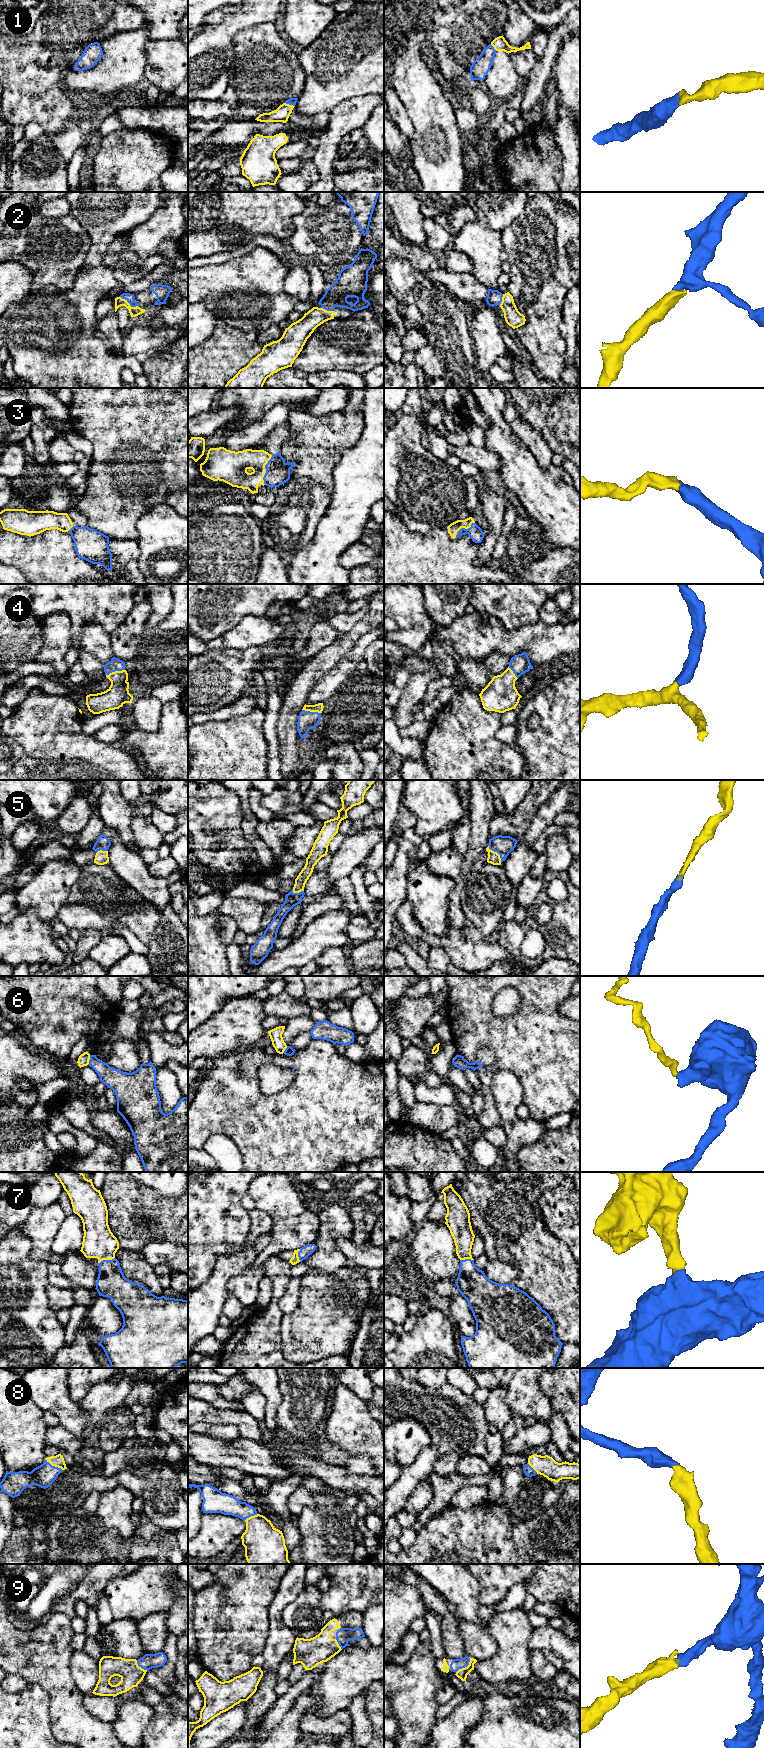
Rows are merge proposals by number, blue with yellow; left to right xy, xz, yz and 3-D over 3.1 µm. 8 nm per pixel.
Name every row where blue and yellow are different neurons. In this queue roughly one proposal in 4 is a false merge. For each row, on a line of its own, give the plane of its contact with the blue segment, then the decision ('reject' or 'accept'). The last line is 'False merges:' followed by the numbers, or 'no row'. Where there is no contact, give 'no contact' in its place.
1: xz | accept
2: xy | accept
3: xz | accept
4: xy | accept
5: yz | accept
6: xy | reject
7: xy | accept
8: xy | accept
9: yz | accept
False merges: 6

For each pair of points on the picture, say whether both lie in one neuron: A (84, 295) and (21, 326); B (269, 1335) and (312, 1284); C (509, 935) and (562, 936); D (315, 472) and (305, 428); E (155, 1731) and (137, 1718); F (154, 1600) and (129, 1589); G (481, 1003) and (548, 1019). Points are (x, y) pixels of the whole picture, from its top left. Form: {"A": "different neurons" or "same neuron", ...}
{"A": "same neuron", "B": "different neurons", "C": "same neuron", "D": "same neuron", "E": "different neurons", "F": "same neuron", "G": "same neuron"}

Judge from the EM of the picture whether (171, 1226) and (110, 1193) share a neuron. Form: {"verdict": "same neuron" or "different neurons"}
{"verdict": "same neuron"}

